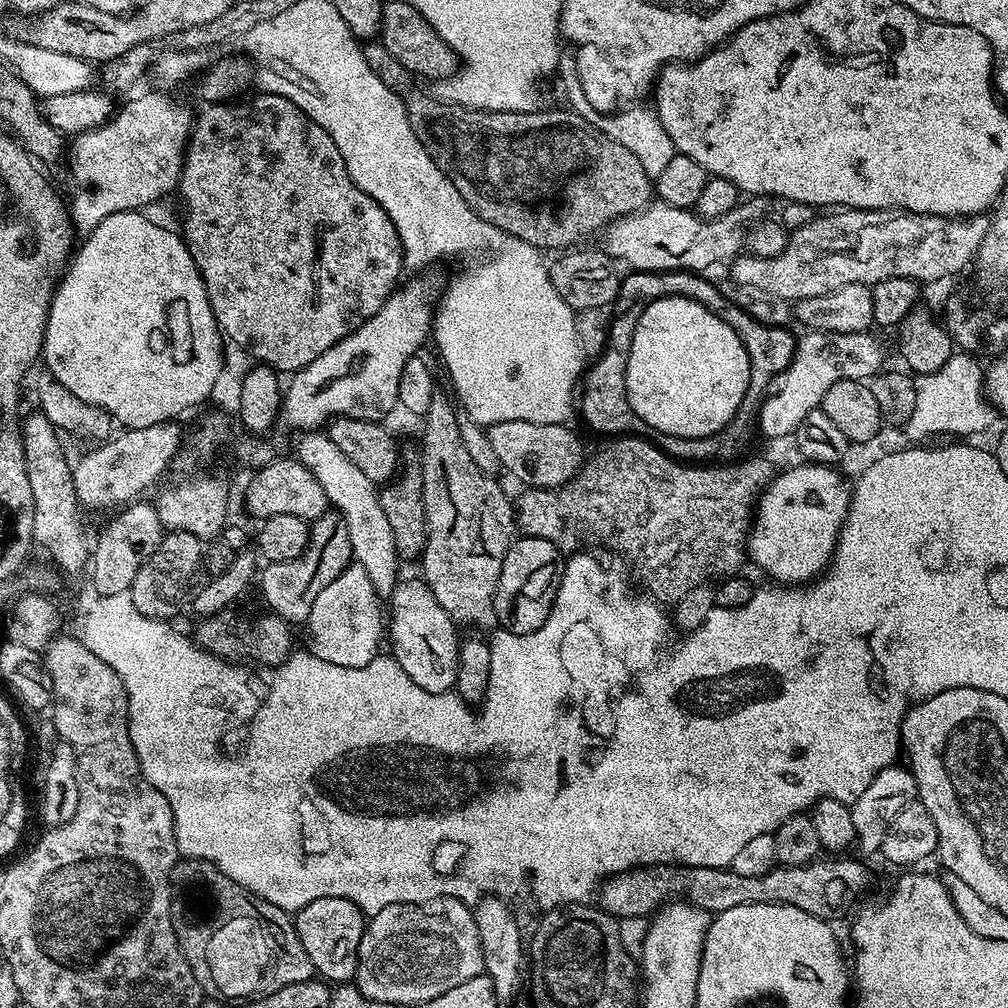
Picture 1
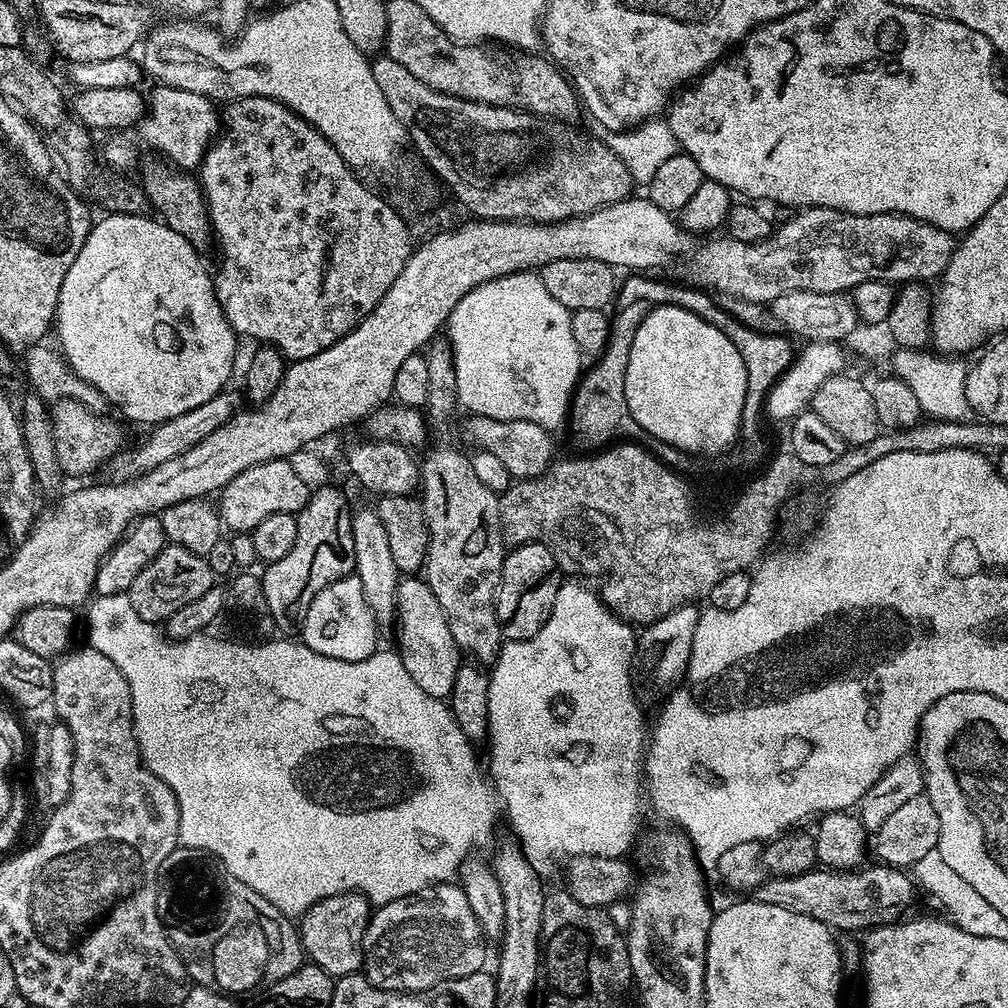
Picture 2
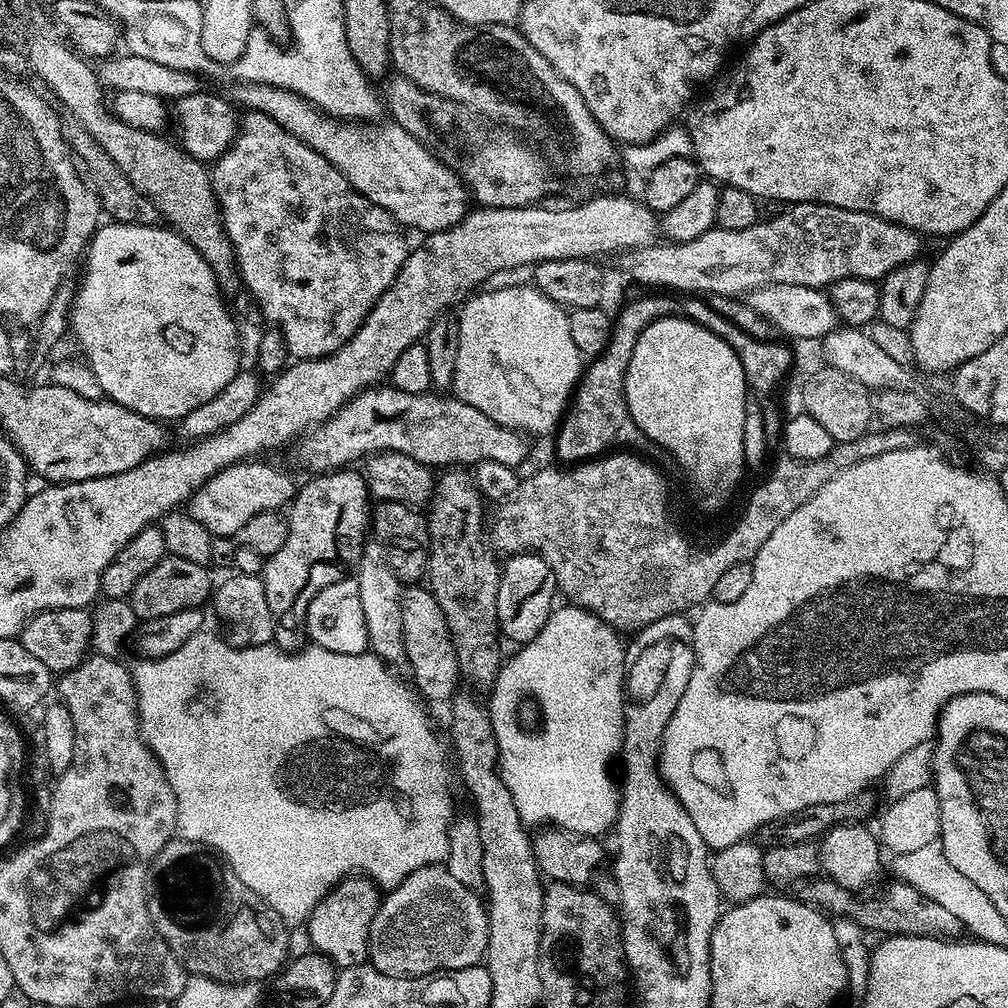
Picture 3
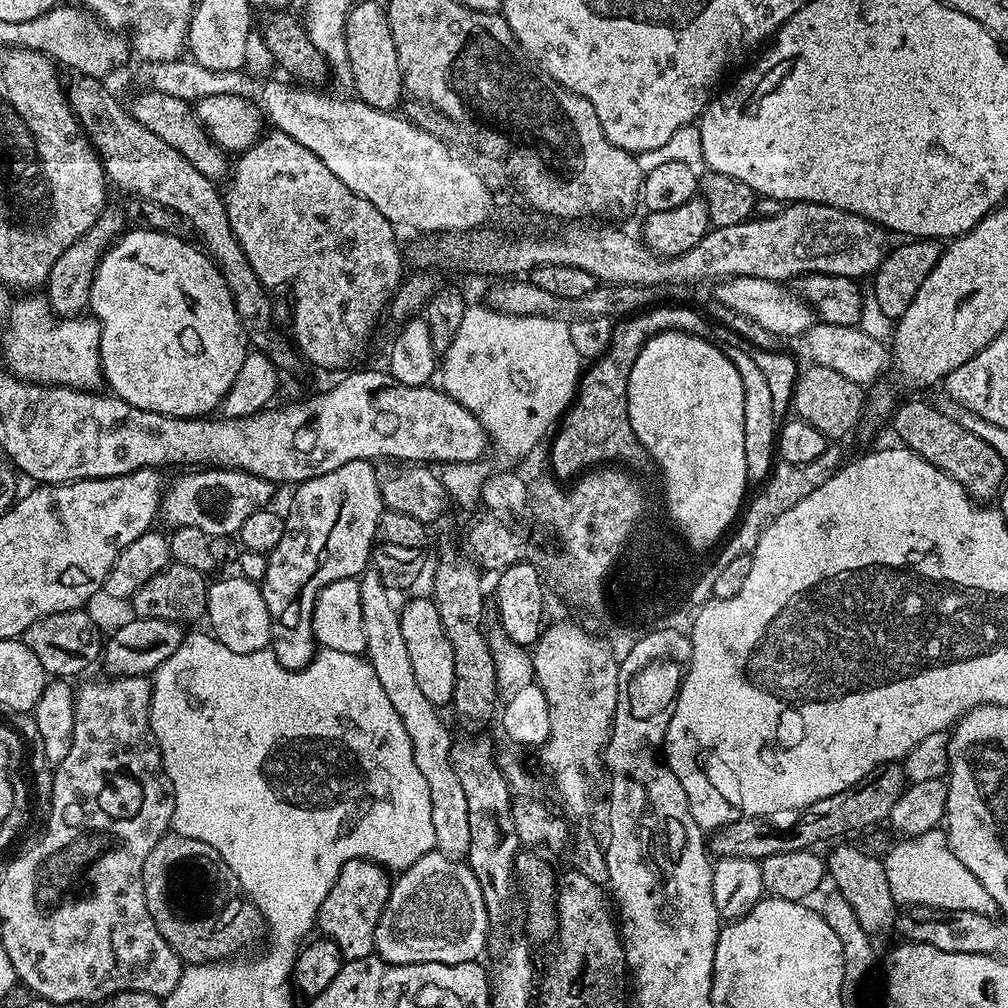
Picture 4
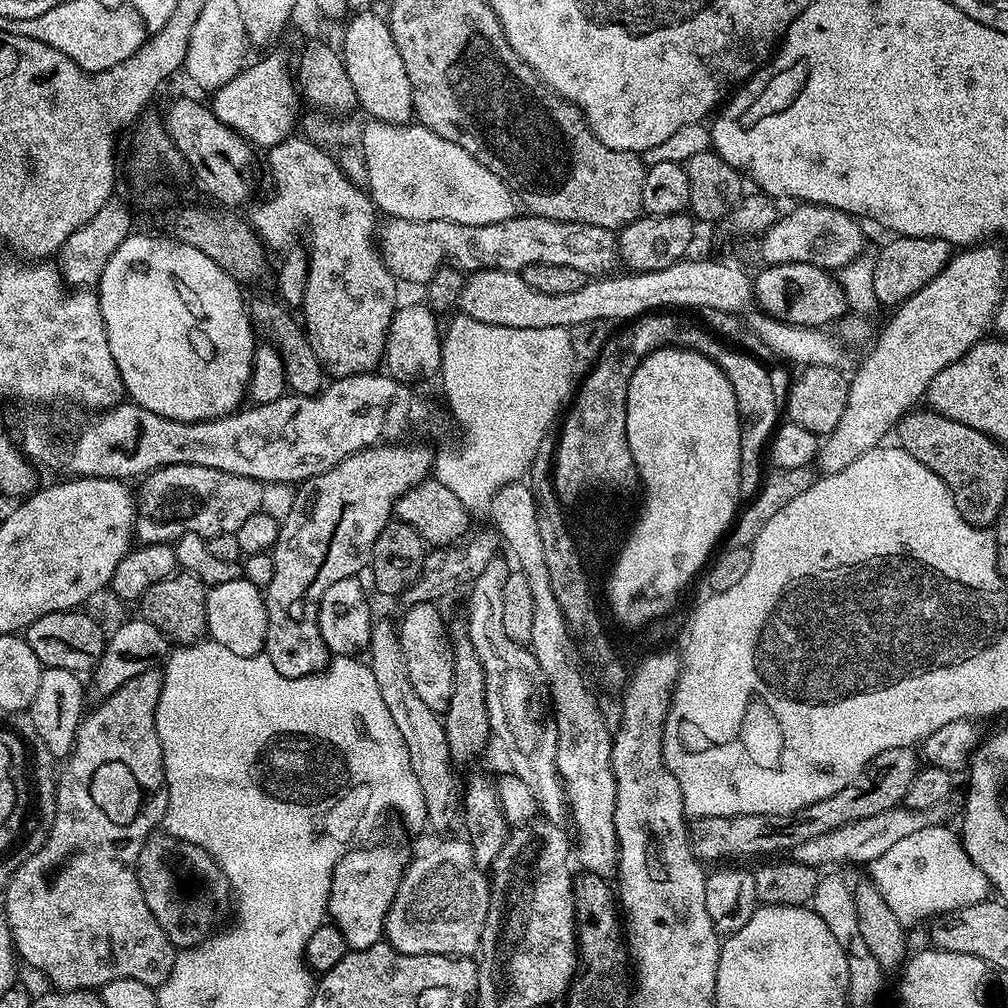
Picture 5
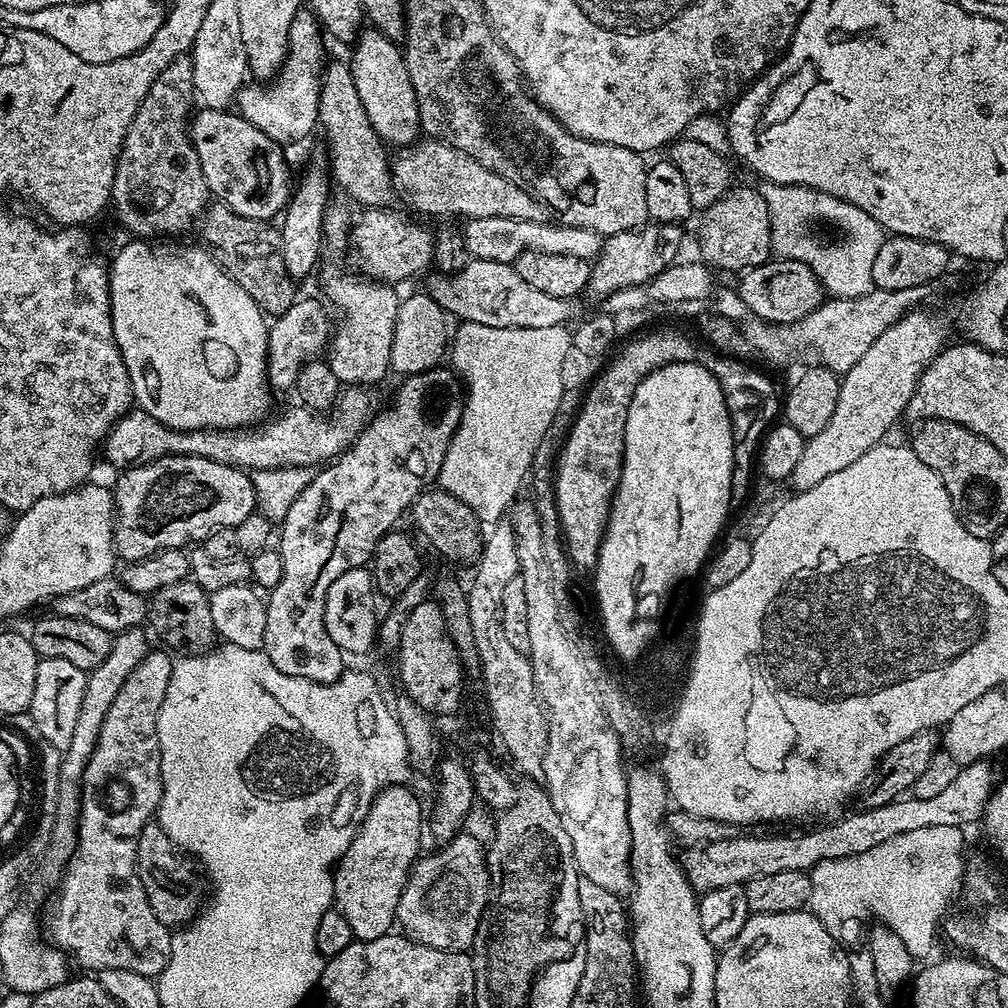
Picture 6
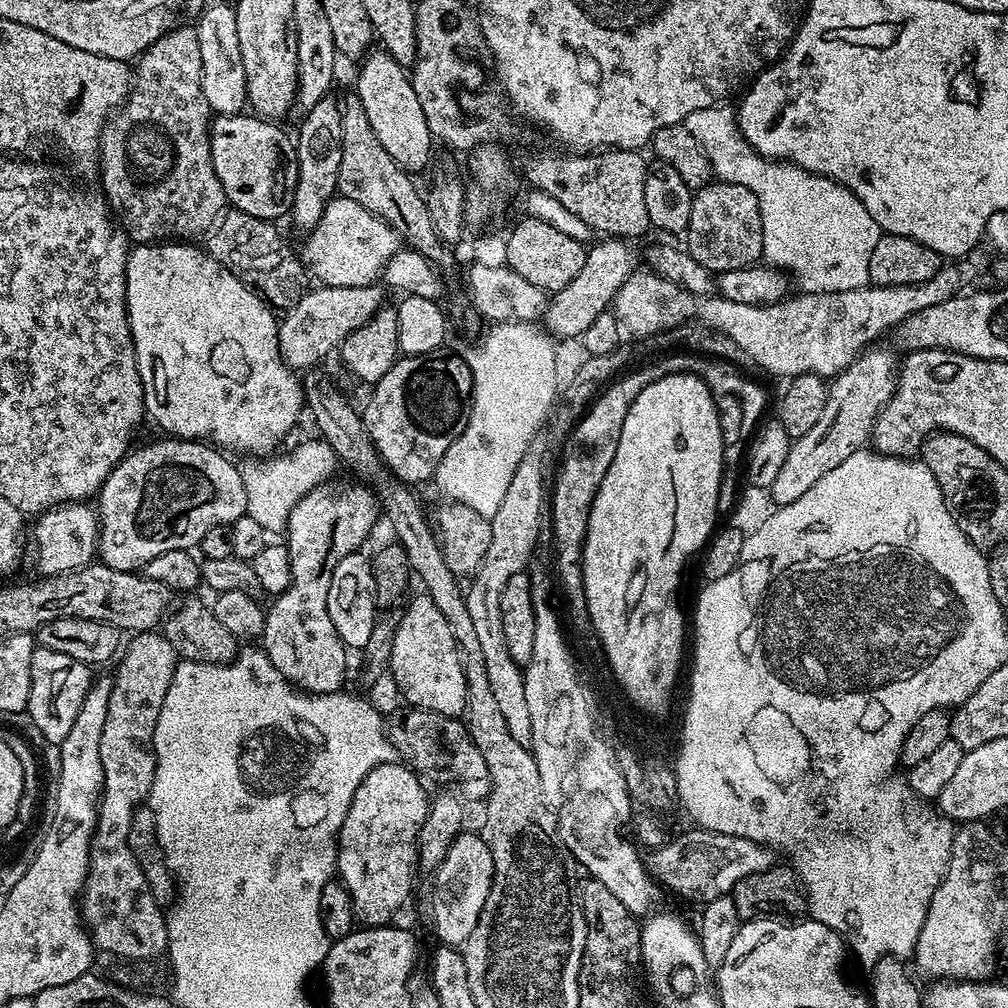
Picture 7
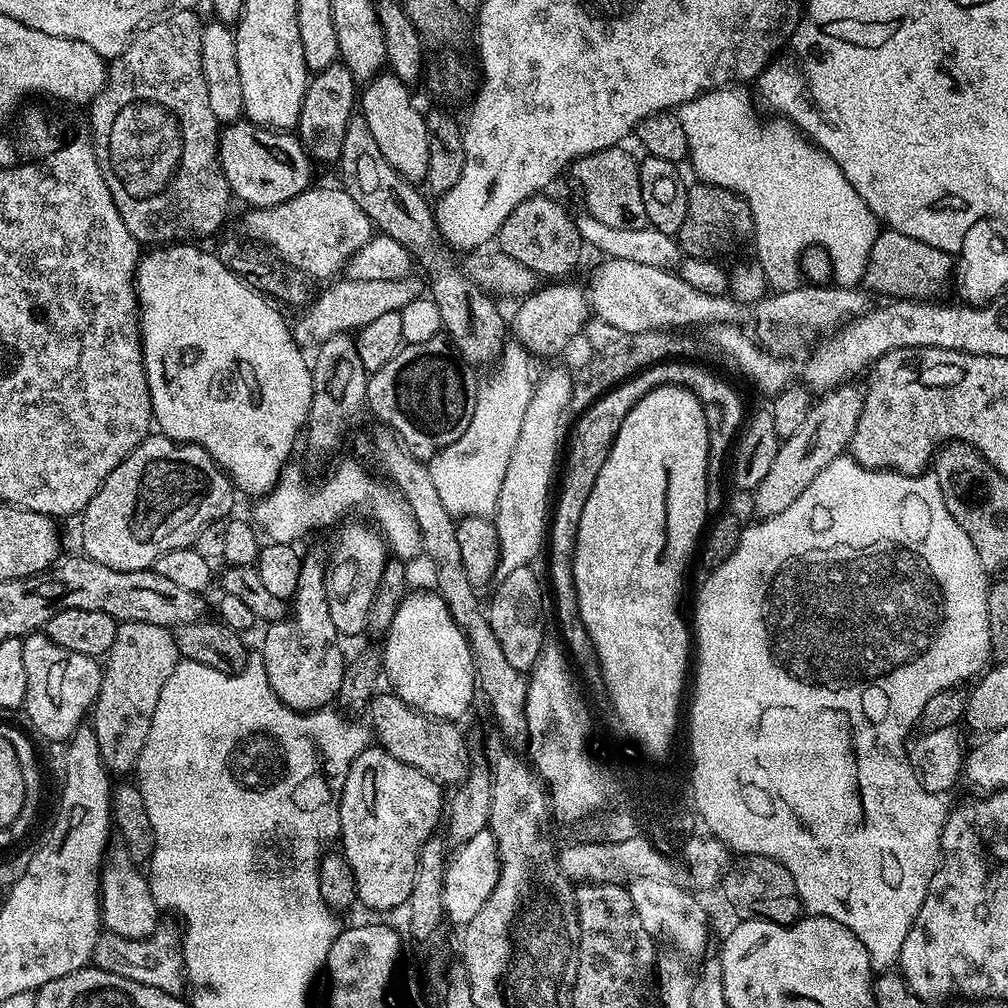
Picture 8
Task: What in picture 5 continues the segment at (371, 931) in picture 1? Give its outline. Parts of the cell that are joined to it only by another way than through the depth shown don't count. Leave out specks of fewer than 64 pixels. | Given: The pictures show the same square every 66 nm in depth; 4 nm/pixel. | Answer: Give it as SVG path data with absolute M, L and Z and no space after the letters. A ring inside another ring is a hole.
M467 839L448 840L424 852L404 869L398 894L384 919L384 940L402 954L438 954L471 957L479 949L484 923L488 917L490 880L477 866Z

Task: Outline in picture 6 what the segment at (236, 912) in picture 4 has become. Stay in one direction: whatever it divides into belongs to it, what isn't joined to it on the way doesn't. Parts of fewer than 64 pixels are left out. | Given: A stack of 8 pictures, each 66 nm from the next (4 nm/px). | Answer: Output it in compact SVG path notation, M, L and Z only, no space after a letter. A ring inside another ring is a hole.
M149 822L142 834L138 834L136 873L140 875L150 910L154 910L158 922L165 924L169 930L176 930L196 919L206 896L205 885L203 888L199 884L201 873L198 871L197 861L187 852L180 851L159 823Z

